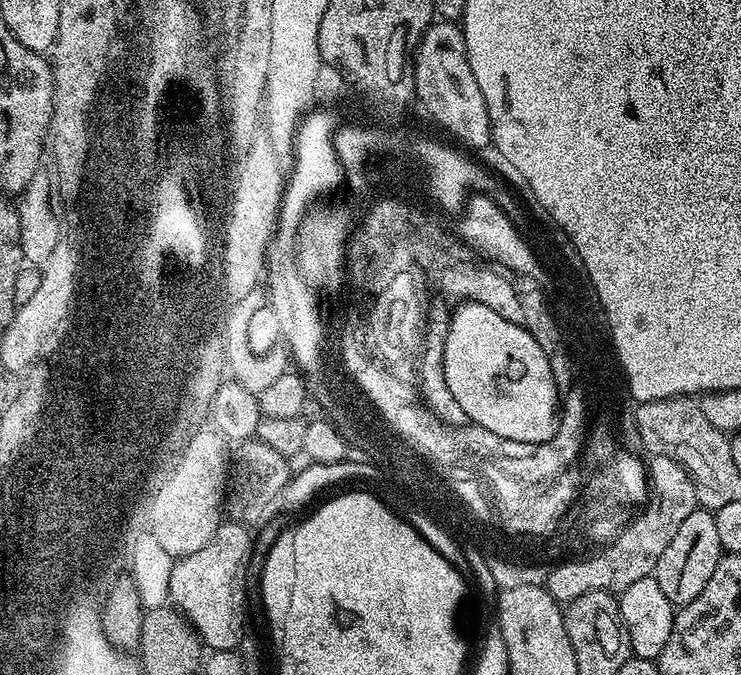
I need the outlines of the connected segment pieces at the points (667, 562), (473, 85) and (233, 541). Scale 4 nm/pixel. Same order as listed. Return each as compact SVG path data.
M697 510L690 514L674 538L670 538L670 546L662 550L662 558L658 558L654 575L662 594L666 594L674 606L694 602L694 598L702 594L706 582L710 582L710 574L714 574L714 566L718 566L721 555L715 515L708 510Z
M437 19L430 24L427 39L420 41L420 60L414 73L414 96L420 104L465 149L484 148L492 144L492 123L482 98L482 86L474 78L464 41L464 29L459 23Z
M240 522L221 523L202 550L177 559L172 565L172 577L168 583L171 603L184 613L201 641L212 650L226 651L237 647L236 583L245 579L254 539L253 533L247 530Z

